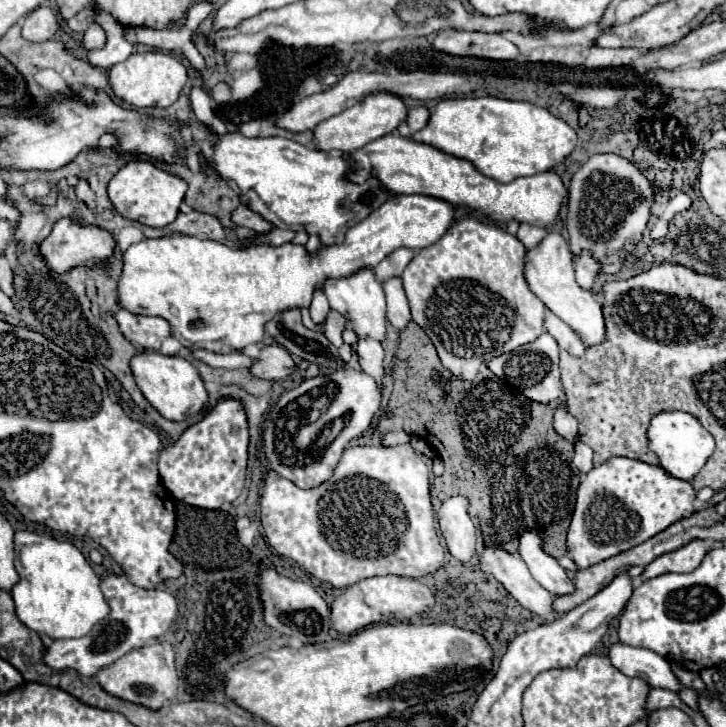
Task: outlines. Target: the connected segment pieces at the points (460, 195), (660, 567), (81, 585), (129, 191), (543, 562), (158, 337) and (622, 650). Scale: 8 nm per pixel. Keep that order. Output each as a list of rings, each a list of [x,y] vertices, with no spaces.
[[[384,135],[376,141],[370,141],[366,147],[350,153],[350,157],[358,163],[356,171],[350,173],[350,179],[354,183],[362,183],[366,181],[370,175],[376,175],[380,179],[380,183],[392,191],[394,195],[412,195],[412,193],[420,193],[420,195],[430,195],[430,197],[436,197],[436,199],[442,199],[442,201],[448,201],[452,205],[458,205],[458,207],[468,207],[468,209],[474,209],[482,215],[486,215],[488,219],[496,221],[496,223],[508,223],[508,221],[518,221],[518,223],[530,223],[530,225],[538,225],[538,227],[544,227],[544,229],[552,229],[558,221],[558,215],[560,215],[560,209],[568,197],[568,187],[564,185],[562,177],[556,173],[556,171],[542,171],[542,173],[536,173],[536,175],[530,175],[530,177],[518,177],[510,183],[498,183],[486,175],[482,175],[468,159],[458,159],[454,155],[448,155],[448,153],[442,153],[440,149],[432,147],[432,145],[426,145],[426,143],[416,143],[408,137],[402,137],[402,135]]]
[[[694,539],[680,549],[674,549],[670,553],[656,557],[652,563],[646,565],[640,577],[646,581],[646,579],[652,579],[664,573],[690,573],[702,563],[706,553],[708,553],[706,543],[702,539]]]
[[[16,531],[14,543],[16,543],[16,571],[20,573],[20,583],[14,585],[10,593],[16,603],[18,619],[38,635],[46,635],[50,639],[72,639],[88,635],[92,627],[106,617],[106,611],[110,611],[110,607],[106,607],[106,599],[102,599],[100,577],[92,571],[84,555],[68,541],[56,541],[52,537],[36,535],[32,531]]]
[[[134,159],[128,161],[108,183],[108,197],[112,201],[112,205],[116,207],[116,211],[132,221],[150,225],[150,227],[166,227],[170,225],[176,215],[178,215],[178,207],[184,199],[188,185],[184,179],[156,167],[150,161],[144,159]]]
[[[536,529],[522,533],[520,557],[526,563],[526,567],[530,569],[532,577],[552,595],[564,595],[564,593],[574,591],[572,579],[566,575],[566,571],[558,565],[558,561],[554,557],[550,557],[542,549],[542,535]]]
[[[126,309],[114,311],[112,317],[116,319],[122,335],[146,351],[160,351],[160,343],[170,335],[170,325],[162,317],[134,315]]]
[[[616,643],[610,647],[608,657],[618,671],[628,677],[642,677],[650,687],[662,687],[676,693],[682,689],[682,683],[678,683],[678,675],[674,675],[670,663],[650,649]]]

